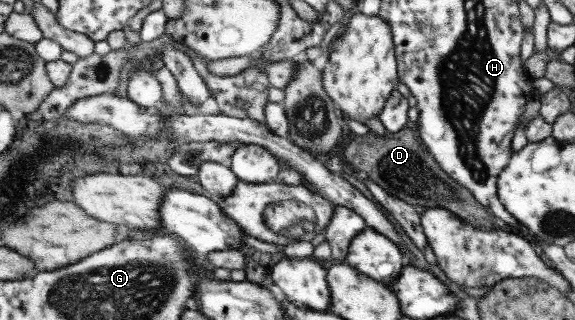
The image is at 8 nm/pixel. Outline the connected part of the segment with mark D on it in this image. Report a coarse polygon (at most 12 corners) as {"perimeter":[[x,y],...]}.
{"perimeter":[[409,129],[371,132],[344,157],[391,195],[419,210],[455,212],[501,230]]}

